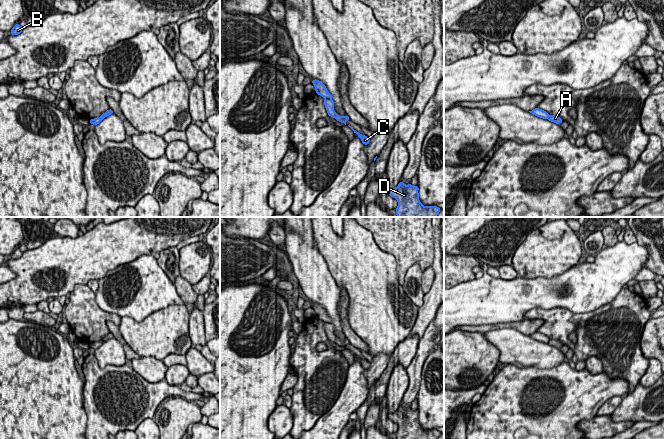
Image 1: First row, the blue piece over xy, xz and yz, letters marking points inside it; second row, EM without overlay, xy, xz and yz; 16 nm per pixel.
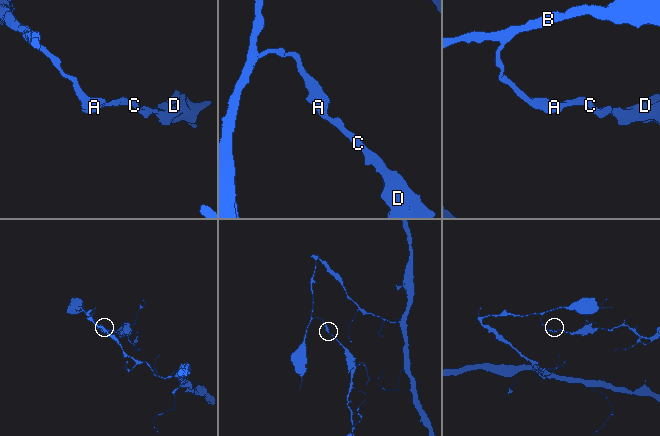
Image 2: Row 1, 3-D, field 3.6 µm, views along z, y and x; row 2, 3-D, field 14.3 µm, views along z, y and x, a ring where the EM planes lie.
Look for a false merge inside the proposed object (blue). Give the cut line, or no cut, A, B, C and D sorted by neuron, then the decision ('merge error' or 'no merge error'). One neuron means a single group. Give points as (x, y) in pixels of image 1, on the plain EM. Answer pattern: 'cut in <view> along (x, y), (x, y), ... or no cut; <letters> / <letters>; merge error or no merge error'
cut in xz along (324, 321), (330, 323); A C D / B; merge error

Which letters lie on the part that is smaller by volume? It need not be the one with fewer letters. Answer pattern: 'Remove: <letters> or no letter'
Remove: A, C, D

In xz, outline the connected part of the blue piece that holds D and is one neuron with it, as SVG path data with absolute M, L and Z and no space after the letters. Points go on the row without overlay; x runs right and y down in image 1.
M402 405L398 410L389 413L388 418L398 425L396 439L438 439L438 430L424 430L419 424L419 411L412 408L405 409Z

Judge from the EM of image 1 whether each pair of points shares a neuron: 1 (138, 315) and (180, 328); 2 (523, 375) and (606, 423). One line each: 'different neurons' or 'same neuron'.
1: different neurons
2: different neurons

